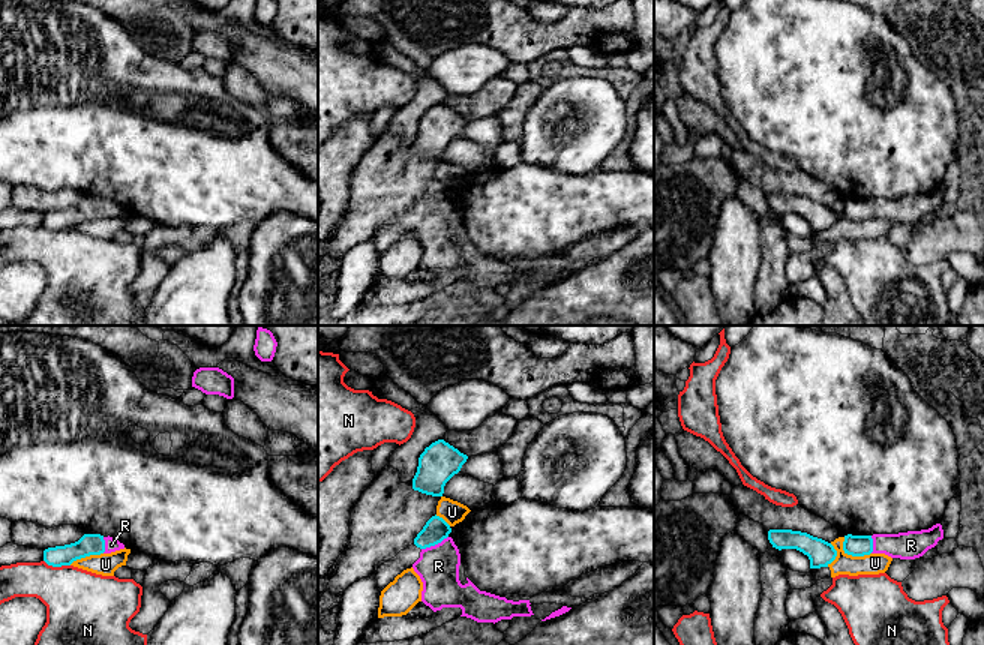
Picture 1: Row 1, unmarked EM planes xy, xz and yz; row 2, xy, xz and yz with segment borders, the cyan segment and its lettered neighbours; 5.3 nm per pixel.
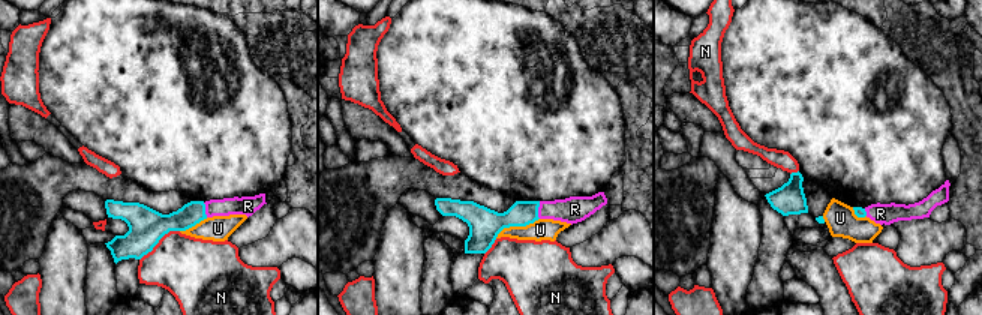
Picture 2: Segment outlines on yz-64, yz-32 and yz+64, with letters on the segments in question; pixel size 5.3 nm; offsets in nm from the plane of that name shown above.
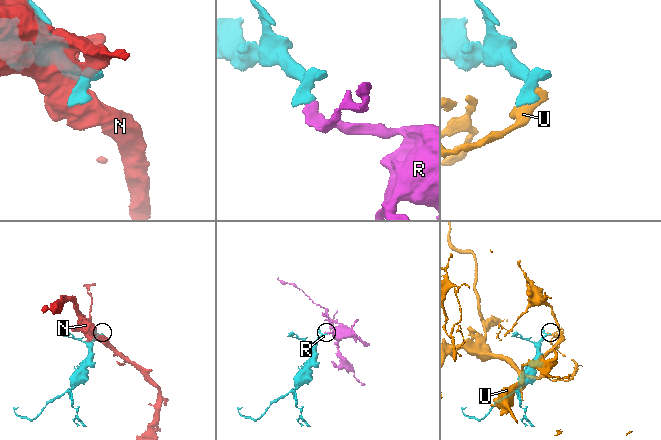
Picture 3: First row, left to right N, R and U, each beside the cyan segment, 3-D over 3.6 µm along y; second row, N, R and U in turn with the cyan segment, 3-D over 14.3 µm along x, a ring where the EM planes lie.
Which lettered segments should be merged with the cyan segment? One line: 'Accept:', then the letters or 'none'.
Accept: R

